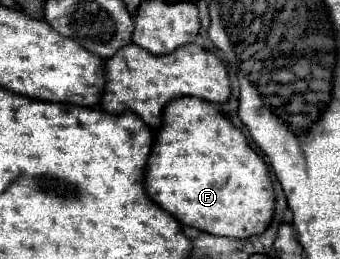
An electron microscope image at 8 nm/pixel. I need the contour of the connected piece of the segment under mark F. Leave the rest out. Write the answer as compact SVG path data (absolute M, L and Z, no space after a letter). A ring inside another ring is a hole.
M178 97L164 107L162 125L154 133L152 153L144 169L144 185L148 197L176 221L212 235L232 239L258 235L266 229L274 211L274 191L264 159L248 145L244 135L218 113L218 103L196 97Z

